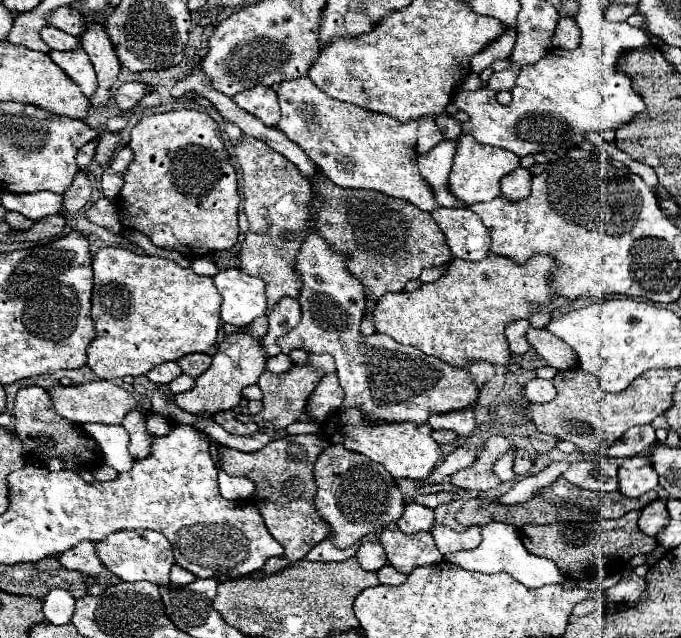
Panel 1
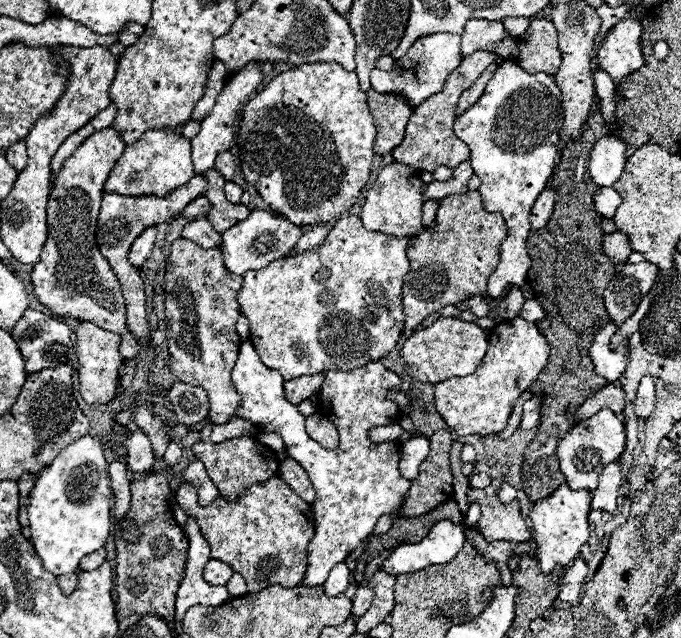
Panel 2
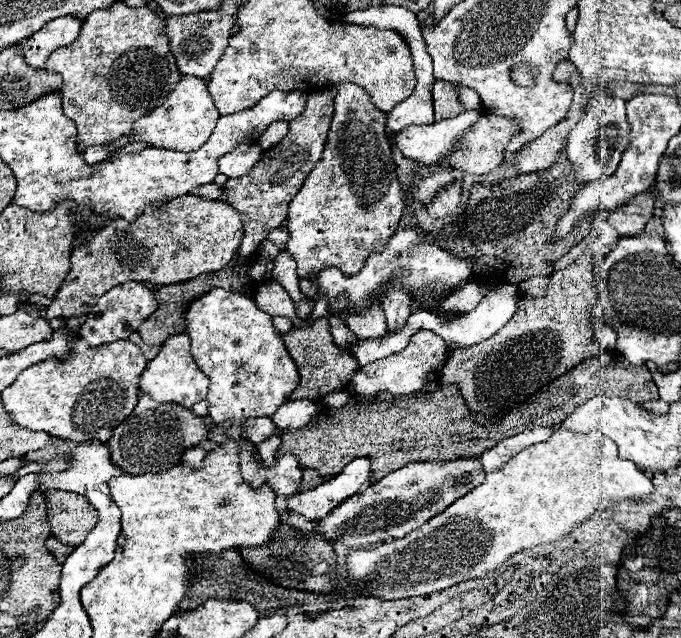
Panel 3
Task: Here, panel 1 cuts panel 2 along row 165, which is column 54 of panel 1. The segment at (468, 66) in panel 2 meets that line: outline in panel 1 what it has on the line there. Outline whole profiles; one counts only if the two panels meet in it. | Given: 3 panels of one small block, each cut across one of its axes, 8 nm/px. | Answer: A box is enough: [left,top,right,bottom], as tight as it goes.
[14,386,102,470]

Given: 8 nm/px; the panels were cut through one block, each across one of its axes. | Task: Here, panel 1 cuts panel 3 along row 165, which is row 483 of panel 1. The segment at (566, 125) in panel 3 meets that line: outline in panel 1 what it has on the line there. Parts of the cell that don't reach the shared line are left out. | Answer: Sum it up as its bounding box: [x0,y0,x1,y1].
[498,464,568,504]

